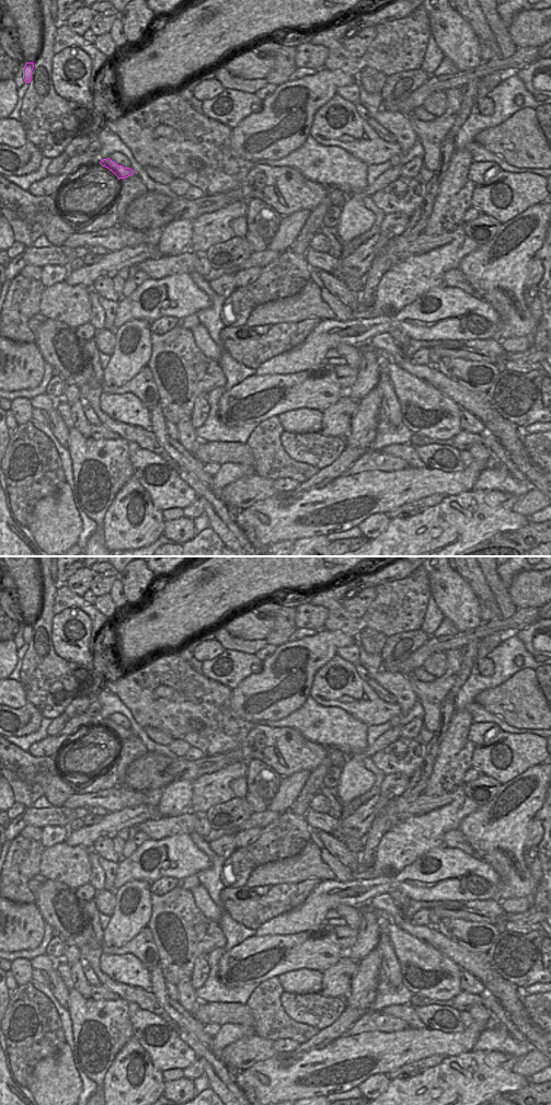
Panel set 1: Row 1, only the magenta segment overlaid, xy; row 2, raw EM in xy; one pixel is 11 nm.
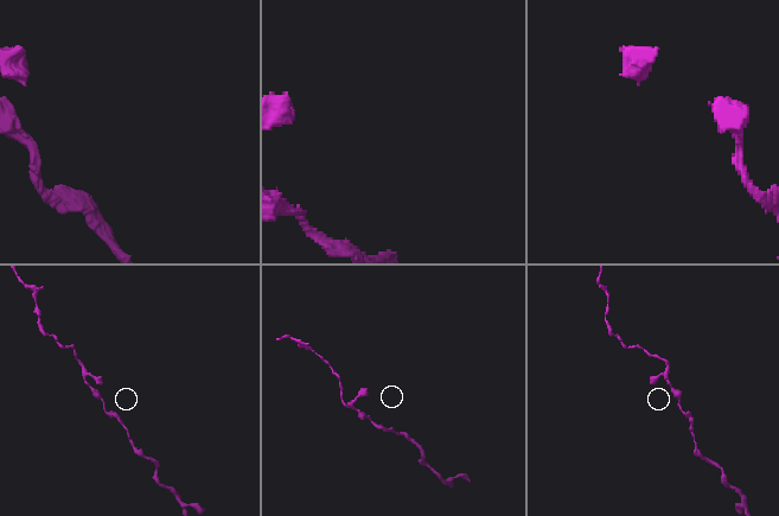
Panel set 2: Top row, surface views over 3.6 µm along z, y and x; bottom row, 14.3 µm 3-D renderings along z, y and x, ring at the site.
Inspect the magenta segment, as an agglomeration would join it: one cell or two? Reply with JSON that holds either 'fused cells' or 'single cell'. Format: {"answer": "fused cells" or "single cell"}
{"answer": "single cell"}

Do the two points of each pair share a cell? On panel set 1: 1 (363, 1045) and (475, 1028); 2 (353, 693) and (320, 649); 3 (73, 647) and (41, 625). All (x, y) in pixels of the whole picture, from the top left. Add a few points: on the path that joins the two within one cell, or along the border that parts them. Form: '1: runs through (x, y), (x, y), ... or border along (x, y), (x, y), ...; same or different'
1: runs through (391, 1045), (447, 1043); same
2: border along (335, 654), (316, 674), (312, 681); different
3: border along (54, 616), (52, 645), (53, 649), (61, 657); different

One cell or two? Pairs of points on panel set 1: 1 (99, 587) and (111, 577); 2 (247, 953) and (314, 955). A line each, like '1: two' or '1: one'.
1: one
2: one

